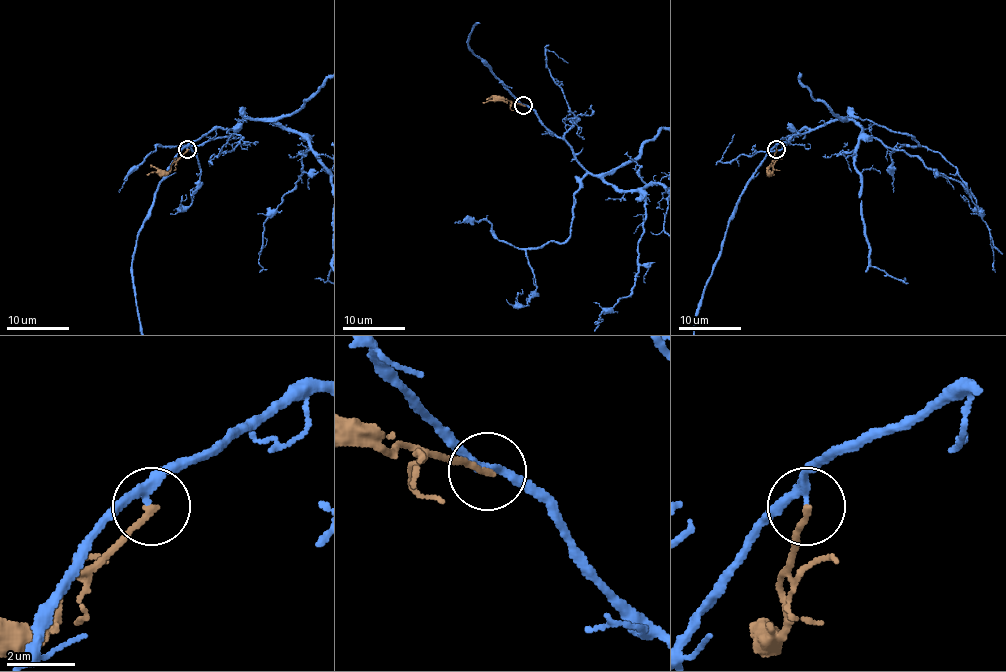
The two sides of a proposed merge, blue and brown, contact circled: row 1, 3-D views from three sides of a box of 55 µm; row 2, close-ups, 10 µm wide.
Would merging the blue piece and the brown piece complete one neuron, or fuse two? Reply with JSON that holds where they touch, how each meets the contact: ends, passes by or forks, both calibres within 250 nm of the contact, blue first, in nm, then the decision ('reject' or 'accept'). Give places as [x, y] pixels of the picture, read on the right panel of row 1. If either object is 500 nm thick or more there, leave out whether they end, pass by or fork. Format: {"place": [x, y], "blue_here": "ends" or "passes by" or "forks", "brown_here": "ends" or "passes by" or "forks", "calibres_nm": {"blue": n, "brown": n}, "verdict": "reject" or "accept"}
{"place": [776, 149], "blue_here": "passes by", "brown_here": "ends", "calibres_nm": {"blue": 220, "brown": 170}, "verdict": "accept"}

